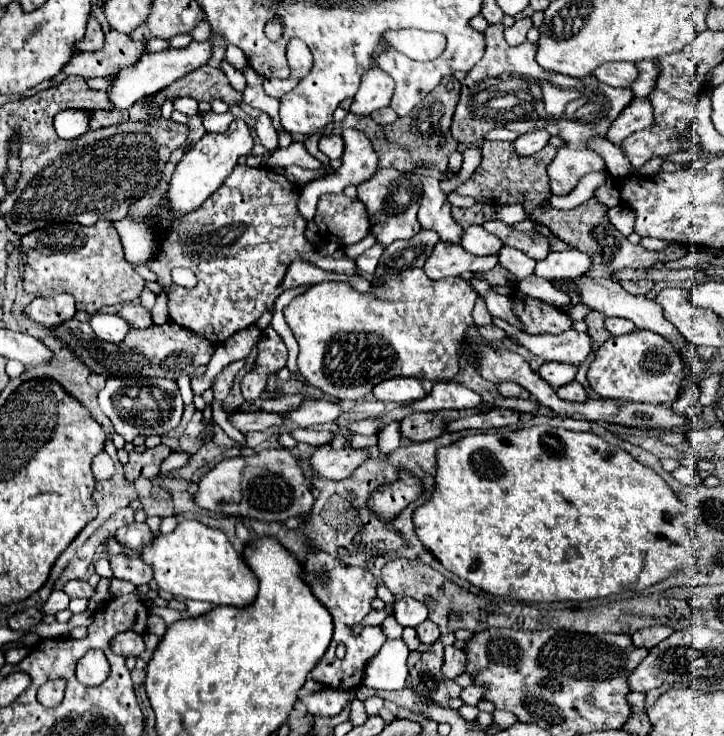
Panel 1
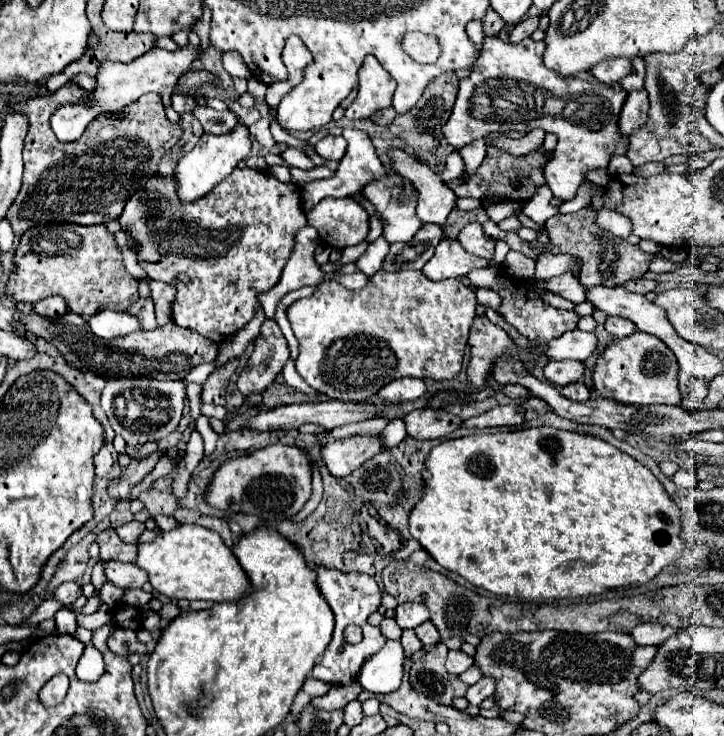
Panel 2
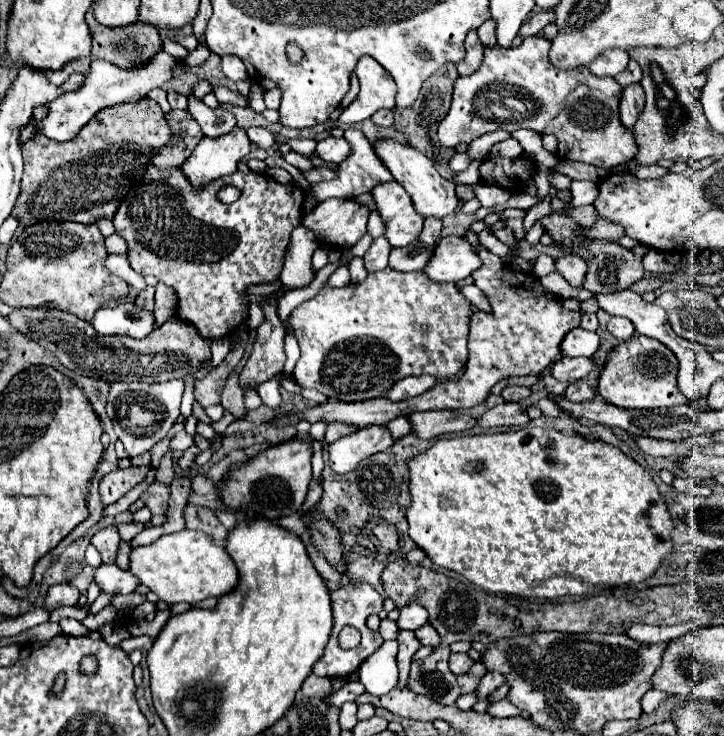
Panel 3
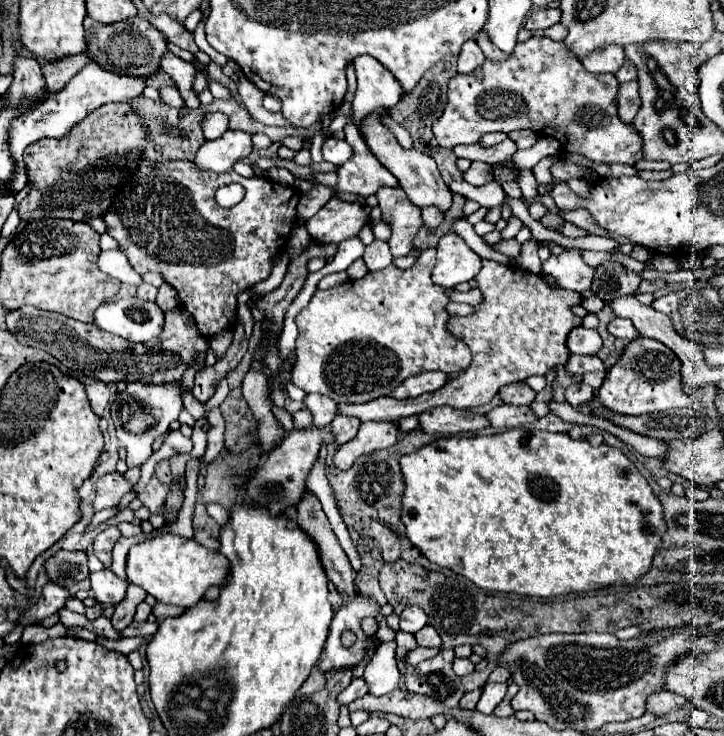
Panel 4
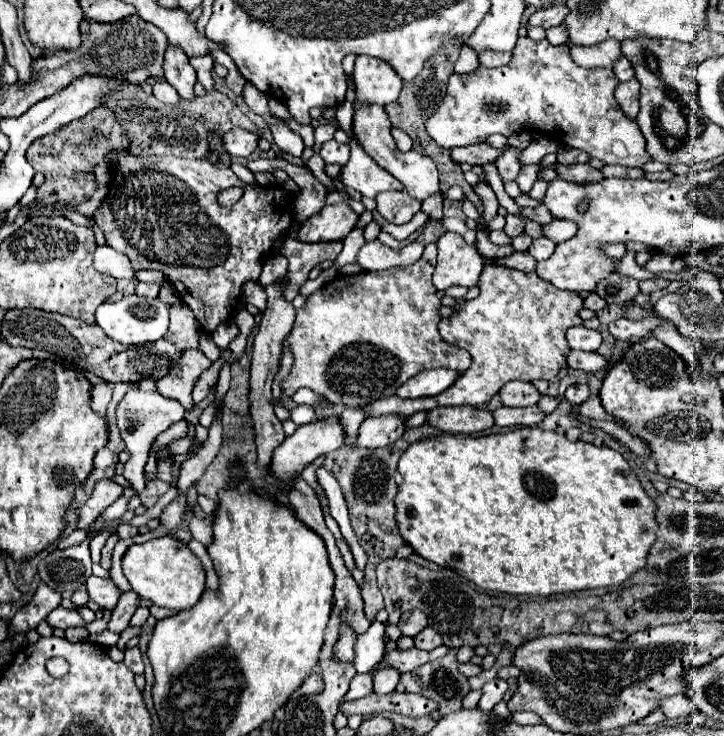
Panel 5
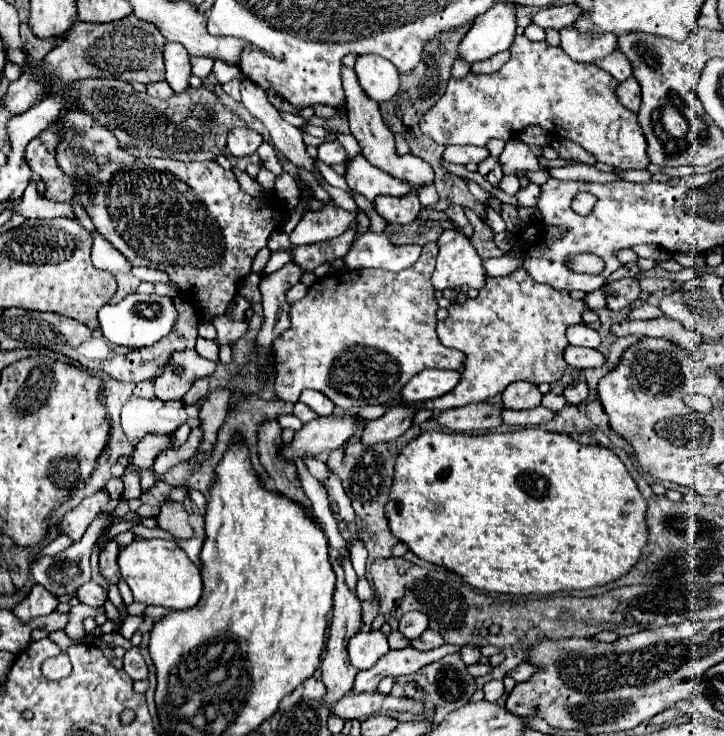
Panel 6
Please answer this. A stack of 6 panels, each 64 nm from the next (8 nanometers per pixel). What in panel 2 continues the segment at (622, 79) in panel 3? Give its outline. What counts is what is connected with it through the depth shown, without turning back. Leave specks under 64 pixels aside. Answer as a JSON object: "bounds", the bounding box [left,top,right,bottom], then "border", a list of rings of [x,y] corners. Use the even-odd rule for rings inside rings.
{"bounds":[620,58,644,90],"border":[[[636,58],[636,60],[632,60],[632,74],[628,74],[624,80],[620,80],[620,86],[624,86],[626,90],[640,90],[640,88],[644,88],[644,60],[640,60],[640,58]]]}

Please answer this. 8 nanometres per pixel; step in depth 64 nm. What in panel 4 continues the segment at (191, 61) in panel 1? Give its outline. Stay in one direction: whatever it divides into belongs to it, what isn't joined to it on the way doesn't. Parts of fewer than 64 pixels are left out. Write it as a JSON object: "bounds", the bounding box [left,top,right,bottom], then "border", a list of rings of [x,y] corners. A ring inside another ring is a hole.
{"bounds":[8,62,144,196],"border":[[[92,62],[92,64],[86,64],[58,94],[48,96],[48,100],[44,100],[44,104],[36,104],[36,108],[32,108],[32,112],[12,120],[12,124],[8,126],[8,138],[10,138],[10,152],[12,152],[12,158],[16,164],[16,176],[12,176],[12,180],[8,180],[8,192],[12,192],[16,196],[20,190],[24,190],[28,186],[28,174],[26,174],[24,158],[22,158],[26,146],[44,138],[44,134],[46,134],[46,138],[62,138],[64,134],[68,134],[68,130],[74,124],[82,122],[92,110],[96,110],[108,102],[126,102],[134,96],[142,94],[142,90],[144,90],[142,78],[114,74]]]}

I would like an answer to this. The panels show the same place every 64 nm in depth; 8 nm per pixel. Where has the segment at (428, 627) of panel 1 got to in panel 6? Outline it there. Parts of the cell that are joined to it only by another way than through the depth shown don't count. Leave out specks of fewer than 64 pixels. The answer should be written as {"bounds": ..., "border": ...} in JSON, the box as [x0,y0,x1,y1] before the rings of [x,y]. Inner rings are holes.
{"bounds":[412,630,444,650],"border":[[[428,630],[420,638],[412,640],[412,648],[416,648],[416,650],[434,650],[434,648],[438,648],[442,644],[444,644],[442,636],[438,632],[434,632],[434,630]]]}

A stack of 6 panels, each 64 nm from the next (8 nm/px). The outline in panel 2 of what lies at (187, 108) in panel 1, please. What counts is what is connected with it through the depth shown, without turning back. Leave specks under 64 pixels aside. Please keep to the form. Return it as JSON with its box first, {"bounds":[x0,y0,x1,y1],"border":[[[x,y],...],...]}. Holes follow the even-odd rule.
{"bounds":[172,94,194,112],"border":[[[172,94],[172,108],[176,112],[190,112],[194,108],[194,98],[192,96],[184,96],[184,94]]]}

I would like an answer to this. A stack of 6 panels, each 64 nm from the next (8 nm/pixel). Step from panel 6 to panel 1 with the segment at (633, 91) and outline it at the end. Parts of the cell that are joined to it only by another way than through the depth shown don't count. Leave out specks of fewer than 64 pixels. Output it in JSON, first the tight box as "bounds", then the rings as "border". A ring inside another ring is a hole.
{"bounds":[608,98,652,142],"border":[[[632,98],[632,102],[622,110],[612,128],[608,130],[610,142],[622,142],[630,134],[644,130],[652,124],[652,106],[648,98]]]}

